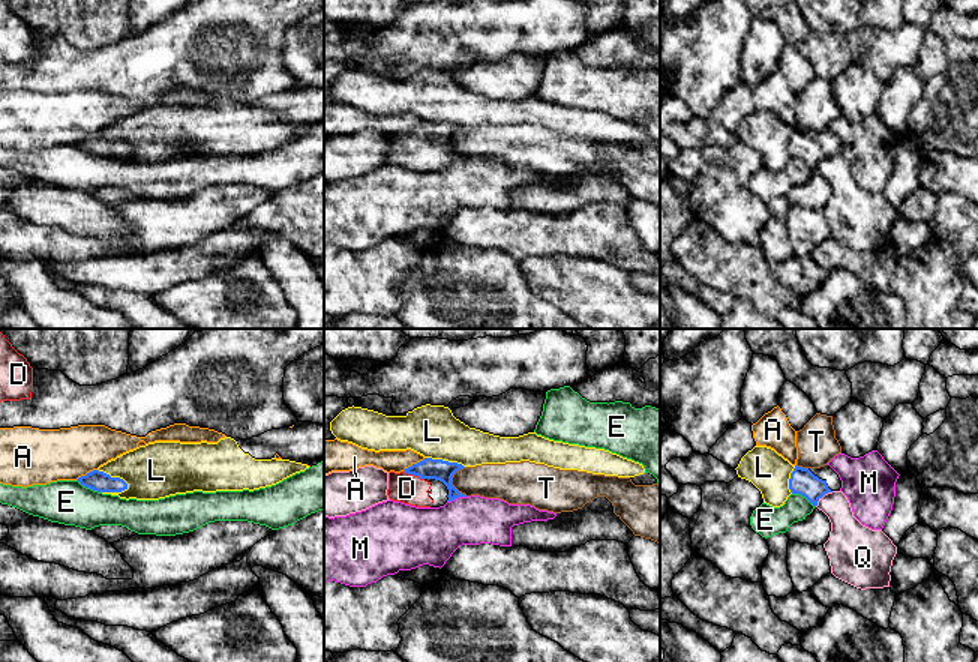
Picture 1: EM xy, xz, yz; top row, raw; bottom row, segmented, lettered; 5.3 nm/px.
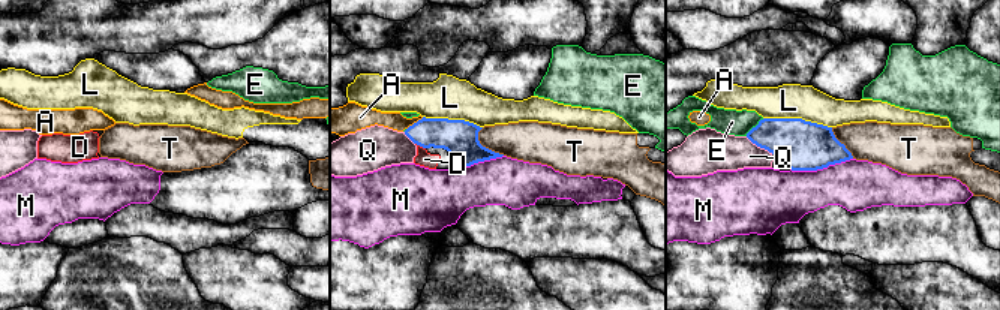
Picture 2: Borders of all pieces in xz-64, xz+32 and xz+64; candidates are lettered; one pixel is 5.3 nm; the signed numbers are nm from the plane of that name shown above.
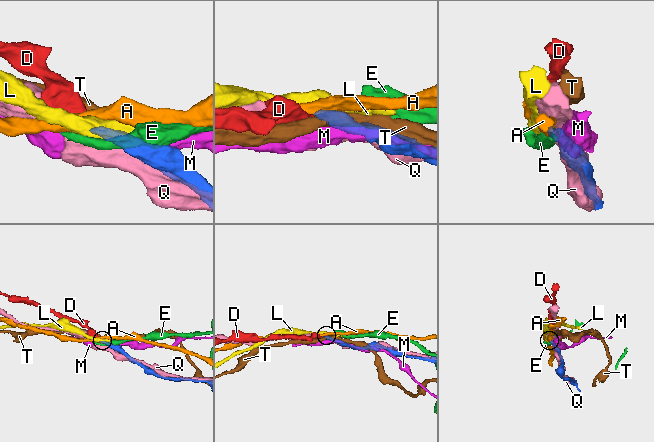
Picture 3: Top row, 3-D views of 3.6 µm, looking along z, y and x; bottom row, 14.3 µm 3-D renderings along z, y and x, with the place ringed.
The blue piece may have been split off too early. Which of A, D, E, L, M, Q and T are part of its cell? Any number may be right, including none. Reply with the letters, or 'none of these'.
D

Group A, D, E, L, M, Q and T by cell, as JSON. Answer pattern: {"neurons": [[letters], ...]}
{"neurons": [["A"], ["D"], ["E"], ["L"], ["M"], ["Q"], ["T"]]}

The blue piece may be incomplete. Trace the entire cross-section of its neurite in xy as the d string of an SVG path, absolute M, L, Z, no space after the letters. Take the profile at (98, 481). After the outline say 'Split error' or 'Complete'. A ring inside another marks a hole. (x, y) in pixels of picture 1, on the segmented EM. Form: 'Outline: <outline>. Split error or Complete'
Outline: M93 470L86 476L76 479L82 486L98 492L122 492L128 489L128 483L120 477L111 477L110 474Z. Complete

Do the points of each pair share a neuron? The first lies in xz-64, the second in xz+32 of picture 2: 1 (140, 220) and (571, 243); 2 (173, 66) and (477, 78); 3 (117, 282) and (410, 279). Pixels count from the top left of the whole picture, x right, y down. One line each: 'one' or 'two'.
1: one
2: one
3: two

